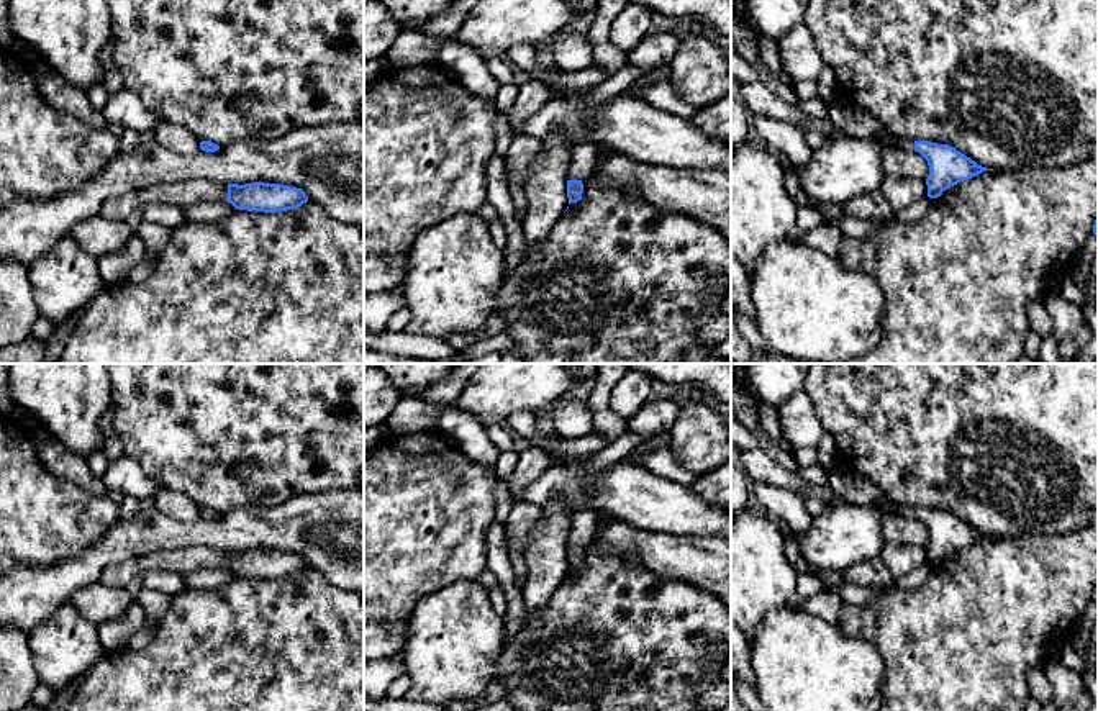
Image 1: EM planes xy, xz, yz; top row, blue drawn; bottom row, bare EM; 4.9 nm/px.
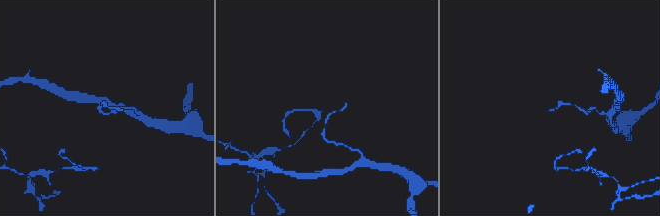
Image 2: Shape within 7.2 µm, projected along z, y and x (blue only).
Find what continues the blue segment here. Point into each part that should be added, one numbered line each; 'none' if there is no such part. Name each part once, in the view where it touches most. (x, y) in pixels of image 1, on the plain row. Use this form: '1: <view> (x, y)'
1: xz (584, 521)

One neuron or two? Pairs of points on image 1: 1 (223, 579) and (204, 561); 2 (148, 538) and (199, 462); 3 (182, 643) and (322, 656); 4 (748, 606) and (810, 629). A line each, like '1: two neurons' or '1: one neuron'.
1: two neurons
2: two neurons
3: one neuron
4: two neurons

